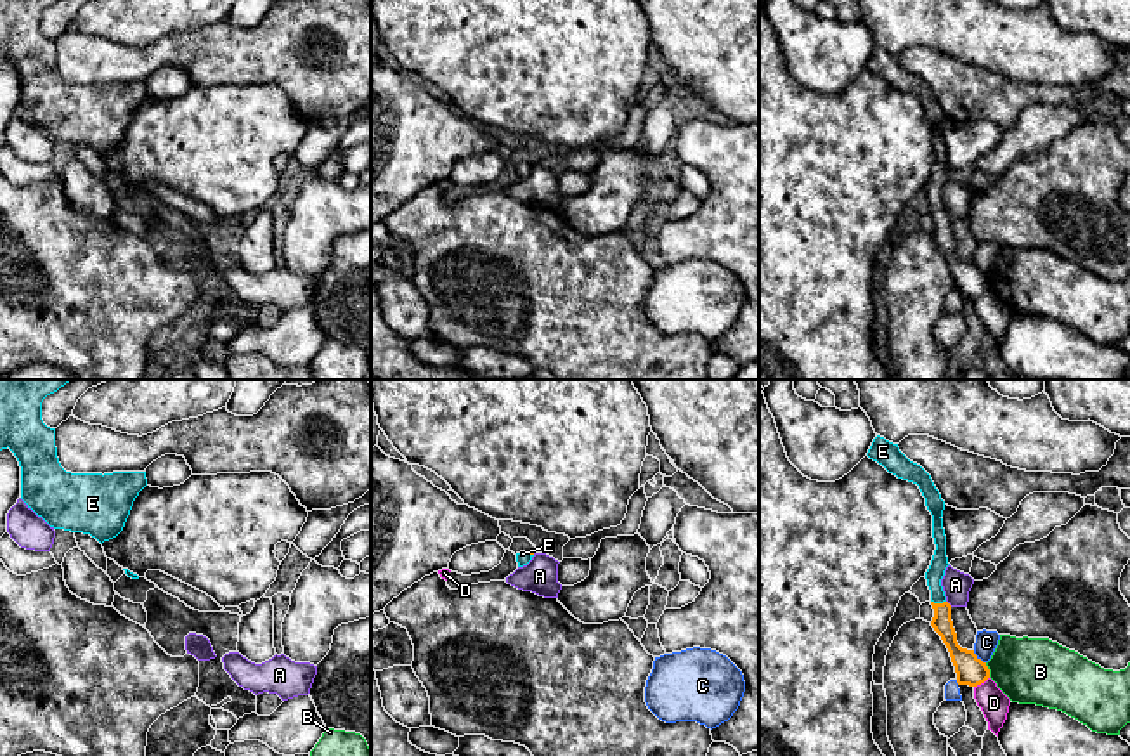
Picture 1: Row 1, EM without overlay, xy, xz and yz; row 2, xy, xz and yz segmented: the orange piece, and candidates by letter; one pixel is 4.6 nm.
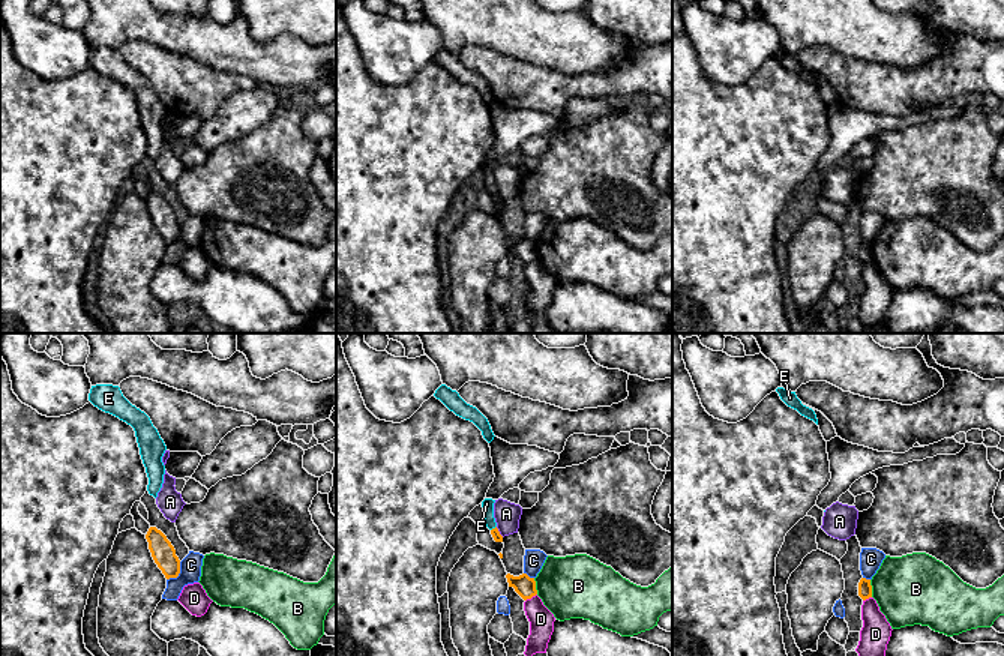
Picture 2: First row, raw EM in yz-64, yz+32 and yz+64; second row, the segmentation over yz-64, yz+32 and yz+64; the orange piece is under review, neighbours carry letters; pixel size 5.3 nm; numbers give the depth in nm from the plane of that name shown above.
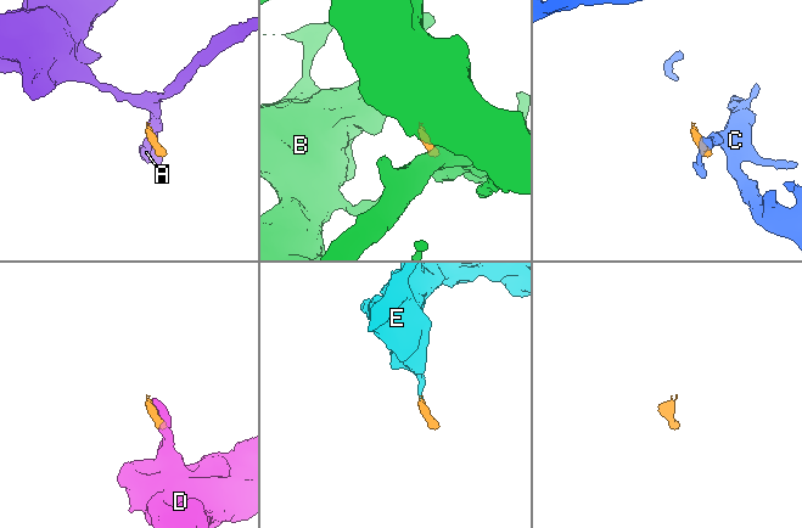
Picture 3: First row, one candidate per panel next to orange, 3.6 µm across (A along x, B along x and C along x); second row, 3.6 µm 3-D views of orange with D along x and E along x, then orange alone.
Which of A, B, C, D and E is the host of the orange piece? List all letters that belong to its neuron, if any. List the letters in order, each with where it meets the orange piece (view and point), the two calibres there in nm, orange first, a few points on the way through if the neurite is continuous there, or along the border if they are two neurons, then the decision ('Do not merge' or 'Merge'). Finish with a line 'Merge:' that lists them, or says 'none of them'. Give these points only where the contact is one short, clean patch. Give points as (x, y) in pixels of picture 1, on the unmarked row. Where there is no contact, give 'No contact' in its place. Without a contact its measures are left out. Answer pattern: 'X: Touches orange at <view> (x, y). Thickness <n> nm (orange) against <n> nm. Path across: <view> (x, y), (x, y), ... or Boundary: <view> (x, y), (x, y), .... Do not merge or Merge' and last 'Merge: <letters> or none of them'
A: Touches orange at yz (948, 215). Thickness 90 nm (orange) against 130 nm. Boundary: yz (947, 212), (952, 217). Do not merge
B: Touches orange at yz (988, 281). Thickness 140 nm (orange) against 300 nm. Boundary: yz (985, 274), (990, 288). Do not merge
C: Touches orange at yz (980, 271). Thickness 140 nm (orange) against 100 nm. Boundary: yz (973, 262), (985, 274). Do not merge
D: Touches orange at yz (981, 293). Thickness 140 nm (orange) against 140 nm. Boundary: yz (988, 288), (974, 299). Do not merge
E: Touches orange at yz (938, 215). Thickness 90 nm (orange) against 80 nm. Path across: yz (941, 233), (938, 215), (936, 179), (940, 172). Merge
Merge: E

